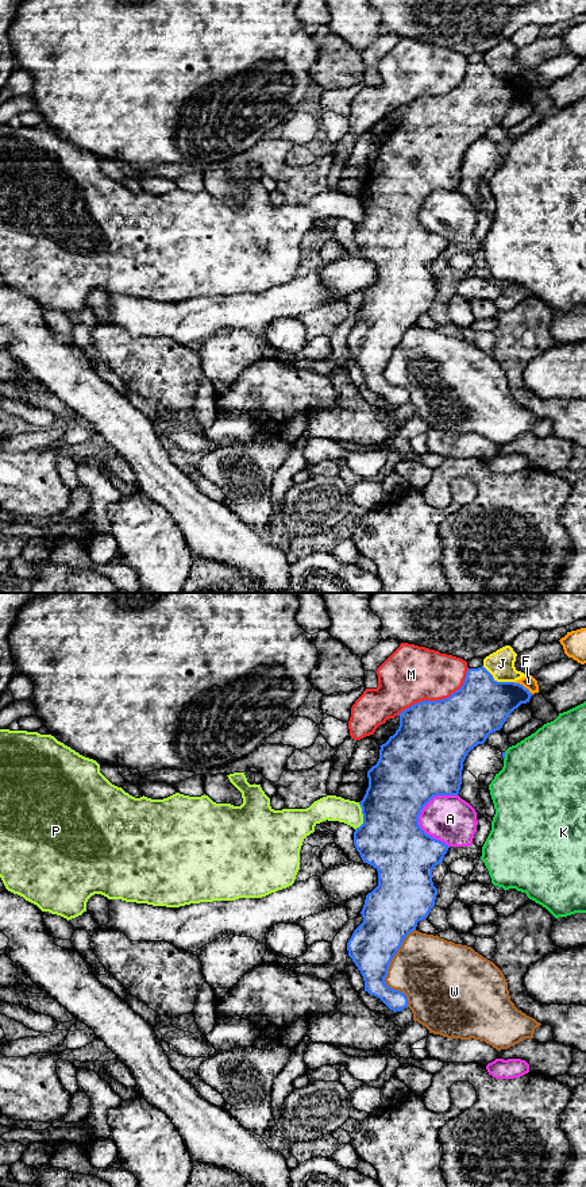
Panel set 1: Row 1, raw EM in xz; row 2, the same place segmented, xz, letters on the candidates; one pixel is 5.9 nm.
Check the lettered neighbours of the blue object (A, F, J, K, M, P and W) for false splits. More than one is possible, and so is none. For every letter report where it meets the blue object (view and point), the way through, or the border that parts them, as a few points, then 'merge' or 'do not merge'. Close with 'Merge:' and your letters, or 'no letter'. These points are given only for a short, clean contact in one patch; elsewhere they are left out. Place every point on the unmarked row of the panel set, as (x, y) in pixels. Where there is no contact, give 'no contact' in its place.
A: meets blue in xz at (417, 220); do not merge
F: meets blue in xz at (521, 80); do not merge
J: meets blue in xz at (498, 77); do not merge
K: meets blue in xz at (504, 151); do not merge
M: meets blue in xz at (439, 95); do not merge
P: meets blue in xz at (363, 211); border along xz (359, 197), (362, 218), (355, 224); do not merge
W: meets blue in xz at (386, 366); do not merge
Merge: no letter

